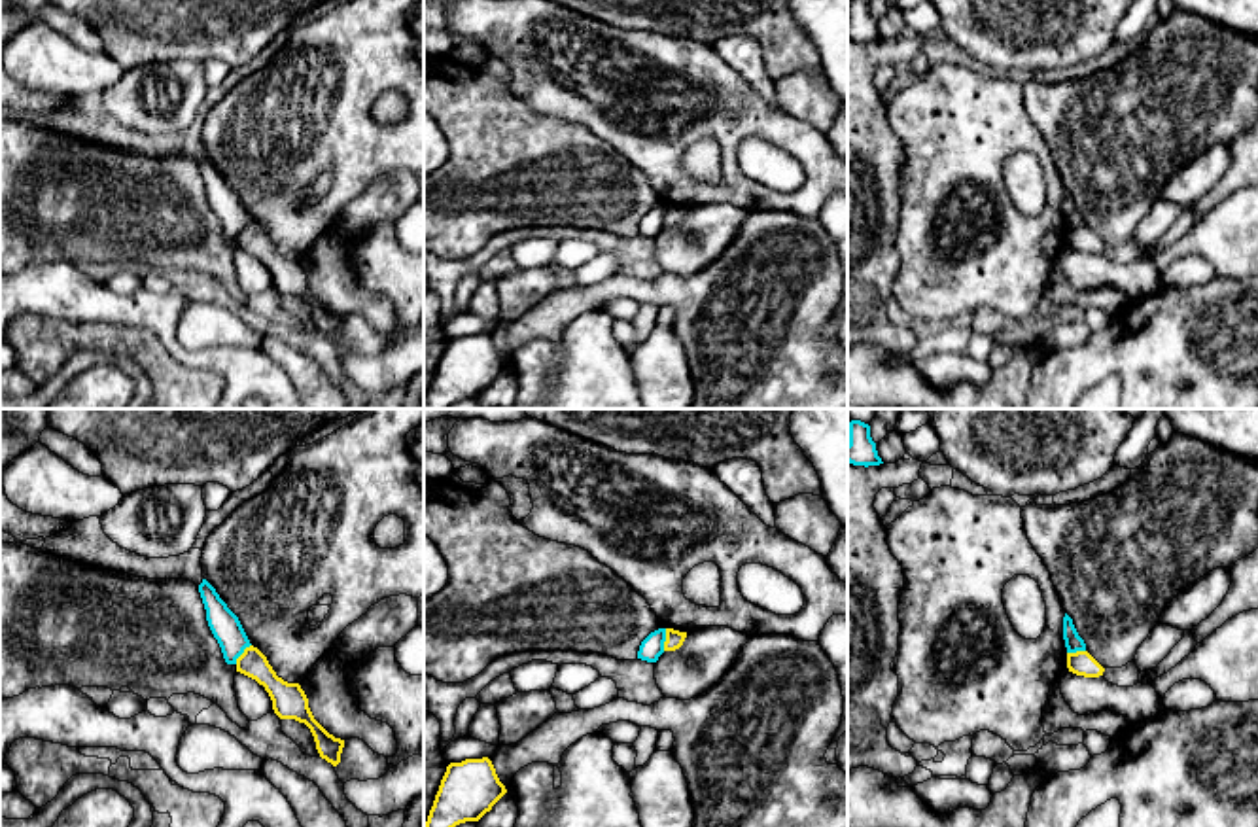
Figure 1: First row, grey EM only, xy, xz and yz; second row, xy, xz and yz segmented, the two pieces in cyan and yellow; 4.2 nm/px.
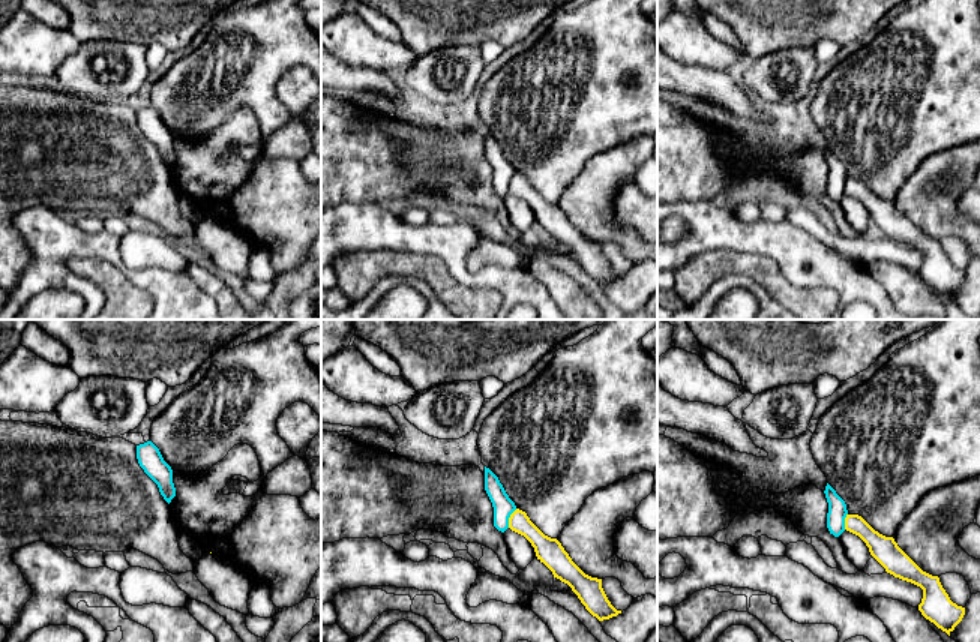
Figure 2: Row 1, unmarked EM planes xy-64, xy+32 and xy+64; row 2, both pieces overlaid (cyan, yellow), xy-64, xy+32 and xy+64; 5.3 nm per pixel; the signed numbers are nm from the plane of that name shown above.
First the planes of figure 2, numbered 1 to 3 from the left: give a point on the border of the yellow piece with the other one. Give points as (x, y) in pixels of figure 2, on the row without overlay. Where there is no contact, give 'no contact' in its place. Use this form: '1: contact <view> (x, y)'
1: no contact
2: contact xy+32 (509, 180)
3: contact xy+64 (844, 185)

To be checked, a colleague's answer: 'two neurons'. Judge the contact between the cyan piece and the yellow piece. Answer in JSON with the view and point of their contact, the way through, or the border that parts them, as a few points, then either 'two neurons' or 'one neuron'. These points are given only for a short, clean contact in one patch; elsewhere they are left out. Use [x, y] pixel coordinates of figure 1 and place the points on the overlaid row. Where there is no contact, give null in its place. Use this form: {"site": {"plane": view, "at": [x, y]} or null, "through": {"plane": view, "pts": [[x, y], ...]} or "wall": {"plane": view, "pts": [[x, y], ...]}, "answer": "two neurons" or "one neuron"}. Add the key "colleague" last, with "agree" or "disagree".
{"site": {"plane": "xz", "at": [664, 640]}, "wall": {"plane": "xz", "pts": [[666, 629], [663, 650]]}, "answer": "two neurons", "colleague": "agree"}

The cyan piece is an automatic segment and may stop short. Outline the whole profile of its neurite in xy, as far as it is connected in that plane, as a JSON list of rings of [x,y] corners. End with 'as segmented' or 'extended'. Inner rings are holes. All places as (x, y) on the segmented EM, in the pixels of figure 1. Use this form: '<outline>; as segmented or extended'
[[[206,579],[199,585],[199,592],[206,609],[208,626],[221,647],[225,662],[236,664],[236,659],[252,645],[238,617]]]; as segmented

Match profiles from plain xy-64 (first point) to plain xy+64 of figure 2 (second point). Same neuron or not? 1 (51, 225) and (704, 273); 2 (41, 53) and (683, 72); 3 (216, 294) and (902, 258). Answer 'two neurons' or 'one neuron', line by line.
1: two neurons
2: two neurons
3: two neurons

